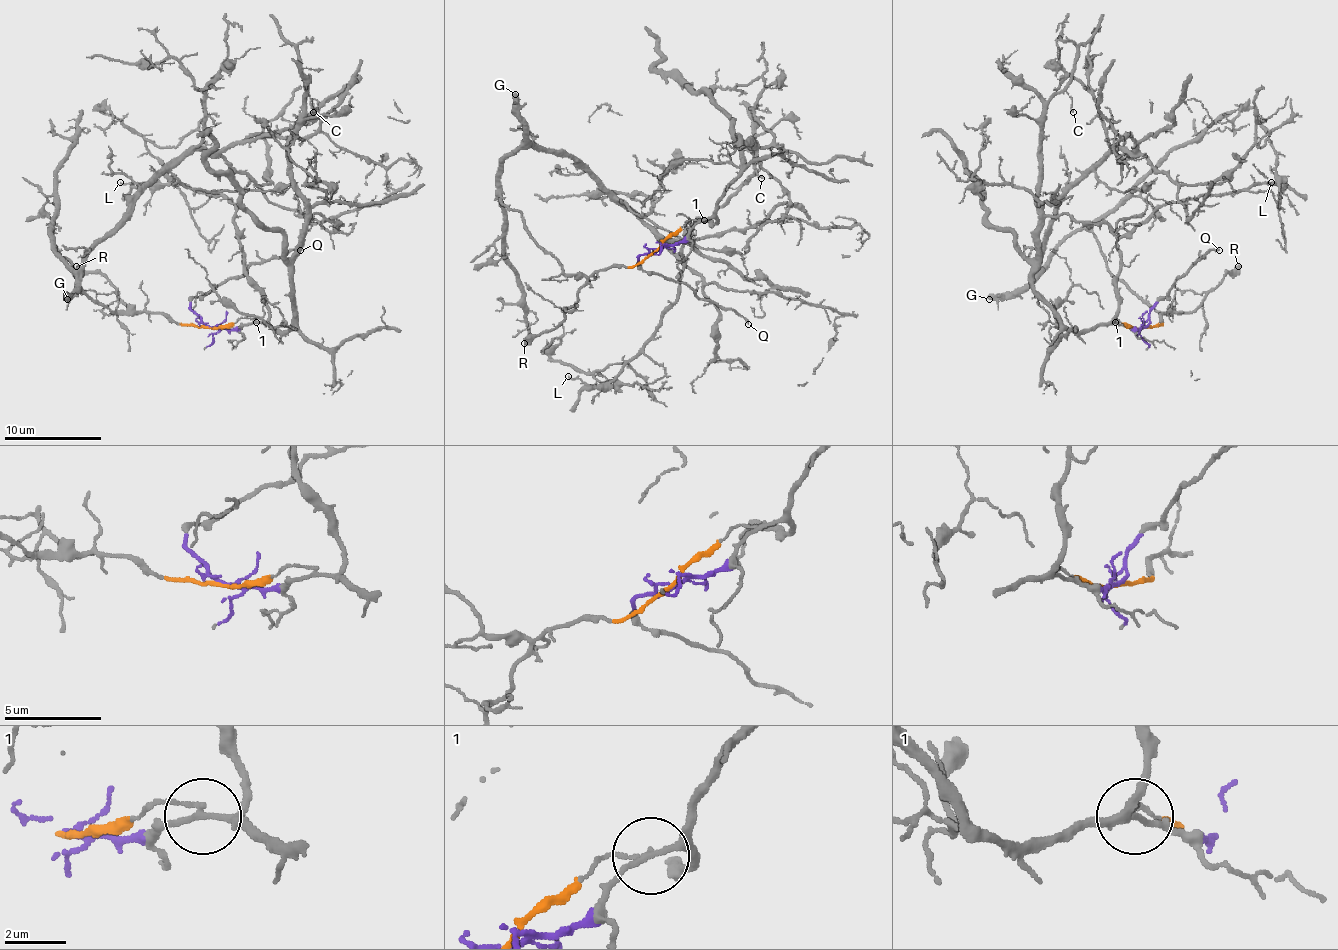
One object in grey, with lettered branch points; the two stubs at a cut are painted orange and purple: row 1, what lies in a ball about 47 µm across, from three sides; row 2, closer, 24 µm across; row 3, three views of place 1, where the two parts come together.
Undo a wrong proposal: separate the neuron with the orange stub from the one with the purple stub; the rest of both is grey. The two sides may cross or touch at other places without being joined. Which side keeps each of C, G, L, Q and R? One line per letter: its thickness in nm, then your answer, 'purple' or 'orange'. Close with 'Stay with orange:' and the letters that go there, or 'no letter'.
C: 120 nm | purple
G: 360 nm | orange
L: 130 nm | purple
Q: 190 nm | purple
R: 550 nm | orange
Stay with orange: G, R

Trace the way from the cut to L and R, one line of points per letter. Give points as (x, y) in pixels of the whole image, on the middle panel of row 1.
L: (655, 251), (716, 220), (689, 222), (677, 302), (655, 336), (611, 380), (585, 385), (568, 375)
R: (655, 249), (633, 266), (597, 271), (553, 329), (534, 334), (524, 344)

